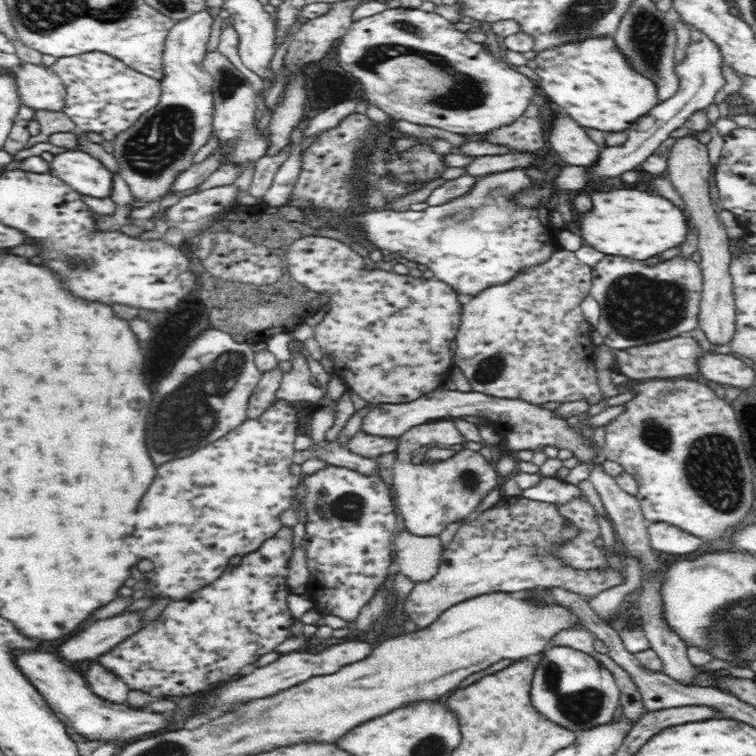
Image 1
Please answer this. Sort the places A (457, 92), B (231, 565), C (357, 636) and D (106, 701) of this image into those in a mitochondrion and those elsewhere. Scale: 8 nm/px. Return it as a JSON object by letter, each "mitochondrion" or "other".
{"A":"mitochondrion","B":"other","C":"other","D":"other"}

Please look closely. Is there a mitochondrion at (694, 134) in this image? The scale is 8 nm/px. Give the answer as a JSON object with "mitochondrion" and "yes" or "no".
{"mitochondrion":"no"}

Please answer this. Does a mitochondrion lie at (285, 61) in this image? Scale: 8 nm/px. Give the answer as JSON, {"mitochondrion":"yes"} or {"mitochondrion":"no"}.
{"mitochondrion":"no"}

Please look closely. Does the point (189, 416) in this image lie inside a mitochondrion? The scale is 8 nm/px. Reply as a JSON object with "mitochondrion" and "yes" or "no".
{"mitochondrion":"yes"}

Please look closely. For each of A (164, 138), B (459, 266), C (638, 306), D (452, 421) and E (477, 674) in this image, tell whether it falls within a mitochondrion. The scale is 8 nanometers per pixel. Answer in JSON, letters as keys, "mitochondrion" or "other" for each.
{"A":"mitochondrion","B":"other","C":"mitochondrion","D":"other","E":"other"}

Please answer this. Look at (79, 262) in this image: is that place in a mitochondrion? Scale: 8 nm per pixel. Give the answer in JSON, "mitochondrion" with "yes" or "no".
{"mitochondrion":"yes"}

